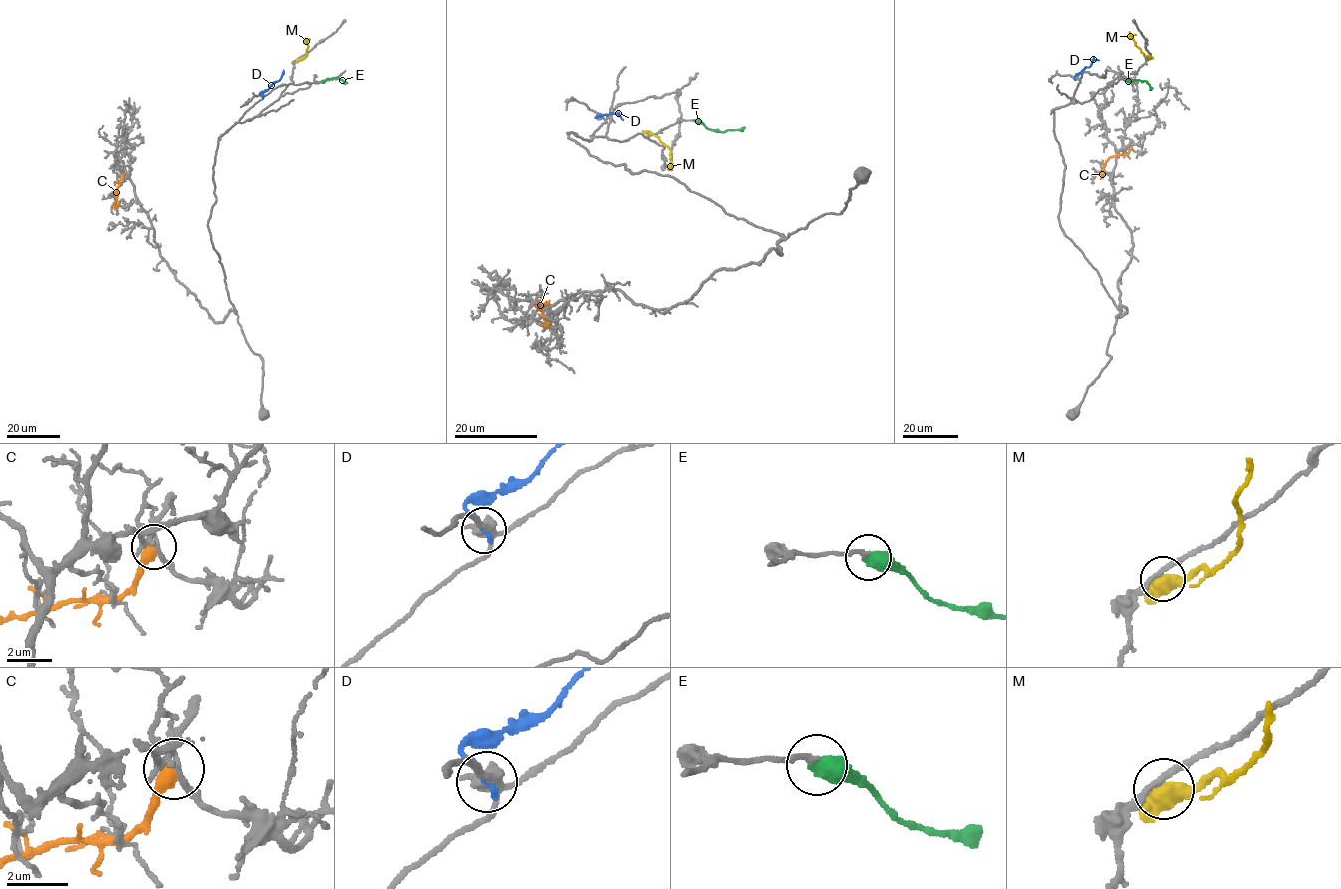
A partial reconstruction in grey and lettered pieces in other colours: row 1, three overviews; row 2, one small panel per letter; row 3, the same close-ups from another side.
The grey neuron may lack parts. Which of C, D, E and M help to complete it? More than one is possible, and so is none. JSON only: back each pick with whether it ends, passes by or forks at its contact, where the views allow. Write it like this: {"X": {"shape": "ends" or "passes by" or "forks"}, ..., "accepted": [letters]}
{"E": {"shape": "ends"}, "accepted": ["E"]}

